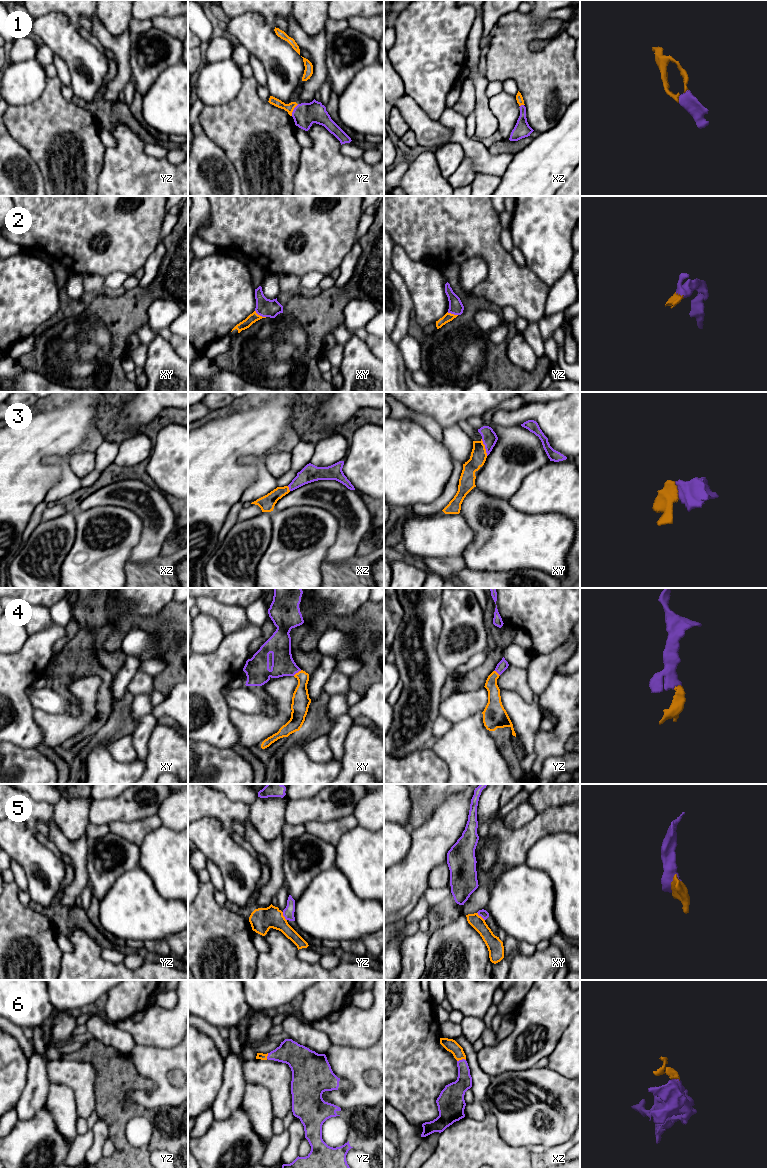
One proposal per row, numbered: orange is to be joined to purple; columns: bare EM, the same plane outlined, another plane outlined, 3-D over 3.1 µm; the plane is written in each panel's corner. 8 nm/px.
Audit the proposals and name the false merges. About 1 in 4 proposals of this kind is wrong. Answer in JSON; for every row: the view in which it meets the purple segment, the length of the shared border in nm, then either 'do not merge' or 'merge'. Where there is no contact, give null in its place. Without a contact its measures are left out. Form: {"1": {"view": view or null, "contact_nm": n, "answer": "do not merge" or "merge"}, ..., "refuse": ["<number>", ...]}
{"1": {"view": "yz", "contact_nm": 110, "answer": "merge"}, "2": {"view": "xy", "contact_nm": 110, "answer": "merge"}, "3": {"view": "xy", "contact_nm": 140, "answer": "merge"}, "4": {"view": "xy", "contact_nm": 80, "answer": "merge"}, "5": {"view": "xy", "contact_nm": 90, "answer": "do not merge"}, "6": {"view": "xz", "contact_nm": 70, "answer": "merge"}, "refuse": ["5"]}

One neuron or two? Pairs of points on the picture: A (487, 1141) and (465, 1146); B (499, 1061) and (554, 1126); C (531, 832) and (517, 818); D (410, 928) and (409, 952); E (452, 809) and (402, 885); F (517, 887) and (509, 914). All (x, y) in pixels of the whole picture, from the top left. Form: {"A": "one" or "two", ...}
{"A": "one", "B": "two", "C": "two", "D": "two", "E": "one", "F": "one"}

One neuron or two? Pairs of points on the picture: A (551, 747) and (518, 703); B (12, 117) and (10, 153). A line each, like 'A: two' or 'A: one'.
A: two
B: two

